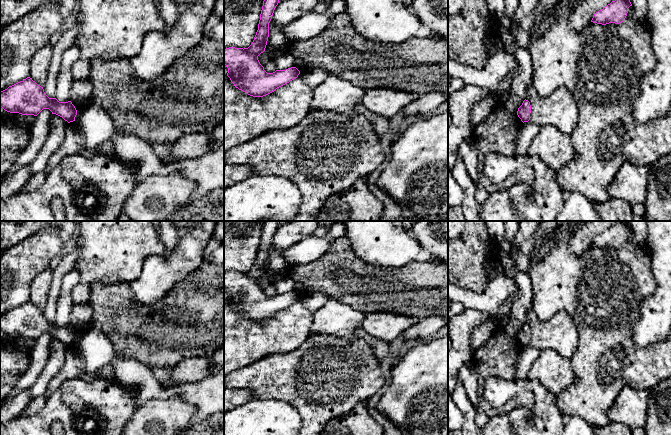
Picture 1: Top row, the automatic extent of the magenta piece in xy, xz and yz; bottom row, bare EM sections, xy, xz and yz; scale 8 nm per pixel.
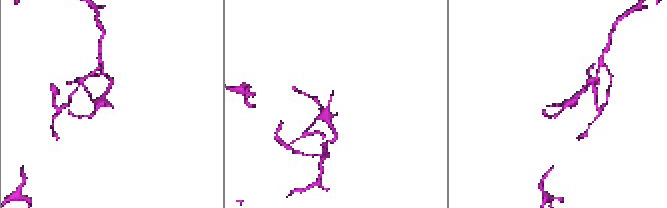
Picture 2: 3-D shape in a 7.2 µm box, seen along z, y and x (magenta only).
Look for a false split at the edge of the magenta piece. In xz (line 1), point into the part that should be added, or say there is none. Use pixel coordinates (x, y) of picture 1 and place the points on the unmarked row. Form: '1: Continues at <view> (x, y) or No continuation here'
1: No continuation here

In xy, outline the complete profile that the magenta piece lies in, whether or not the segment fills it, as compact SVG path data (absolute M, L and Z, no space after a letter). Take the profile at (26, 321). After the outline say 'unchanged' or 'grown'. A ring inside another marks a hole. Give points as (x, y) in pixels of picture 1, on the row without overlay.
M27 301L0 316L0 330L7 336L37 340L43 333L62 341L68 347L75 345L77 334L71 325L59 326L49 322L43 311Z; unchanged

